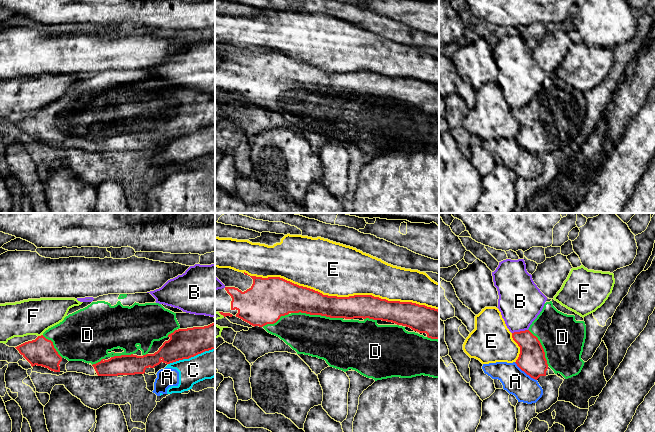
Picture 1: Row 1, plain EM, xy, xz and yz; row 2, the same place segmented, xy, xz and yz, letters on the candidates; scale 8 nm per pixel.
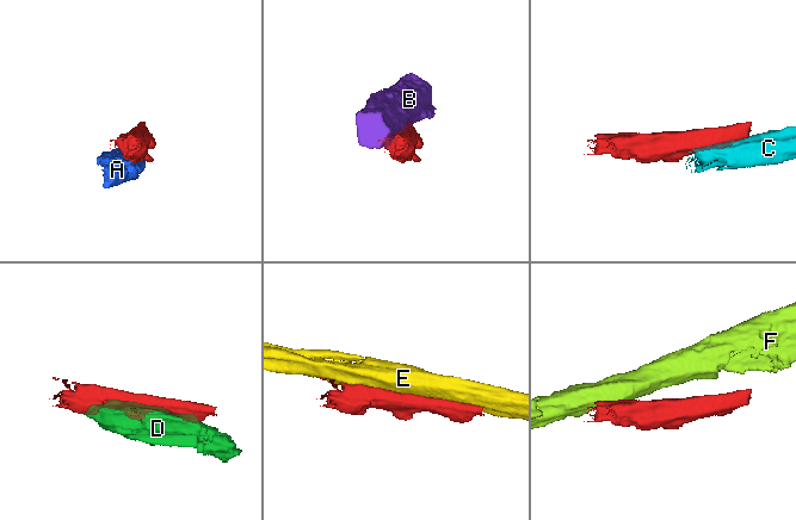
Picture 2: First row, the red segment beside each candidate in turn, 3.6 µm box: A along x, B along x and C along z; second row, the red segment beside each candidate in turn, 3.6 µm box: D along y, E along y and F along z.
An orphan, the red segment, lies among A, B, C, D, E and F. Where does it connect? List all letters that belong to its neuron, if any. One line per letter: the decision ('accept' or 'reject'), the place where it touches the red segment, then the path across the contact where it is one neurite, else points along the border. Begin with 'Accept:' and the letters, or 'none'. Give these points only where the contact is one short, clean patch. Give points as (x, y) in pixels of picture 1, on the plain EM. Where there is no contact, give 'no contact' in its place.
Accept: D
A: reject; meets red in yz at (525, 148)
B: reject; meets red in yz at (520, 107)
C: reject; meets red in xy at (191, 132)
D: accept; meets red in xz at (317, 90)
E: reject; meets red in xz at (341, 73)
F: reject; meets red in xy at (41, 111); border along xy (42, 110), (38, 112)

